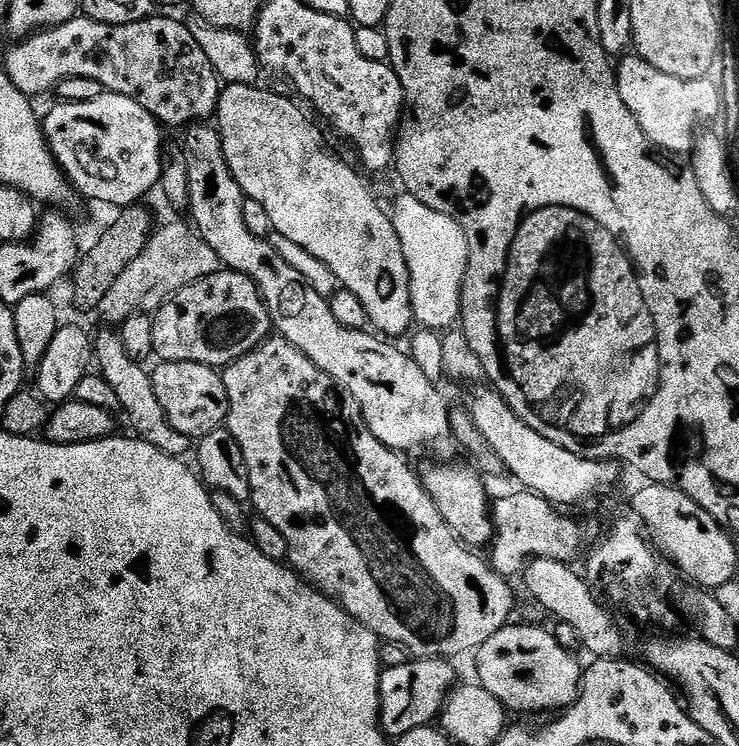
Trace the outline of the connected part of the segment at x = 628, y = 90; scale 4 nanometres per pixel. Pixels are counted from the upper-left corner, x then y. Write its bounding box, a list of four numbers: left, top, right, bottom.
[615,54,722,153]

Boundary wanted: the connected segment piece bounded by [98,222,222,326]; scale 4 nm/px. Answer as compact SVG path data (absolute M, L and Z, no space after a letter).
M191 223L164 224L155 229L145 244L145 249L134 262L114 280L98 309L98 315L105 320L105 325L125 324L131 316L155 313L176 292L186 286L221 271L222 265L218 254L206 246L199 232Z

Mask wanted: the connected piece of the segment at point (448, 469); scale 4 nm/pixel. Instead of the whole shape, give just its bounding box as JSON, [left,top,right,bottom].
[422,462,494,550]

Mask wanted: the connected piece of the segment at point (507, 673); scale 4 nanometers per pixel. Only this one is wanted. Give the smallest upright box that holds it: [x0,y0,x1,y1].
[477,626,582,712]

